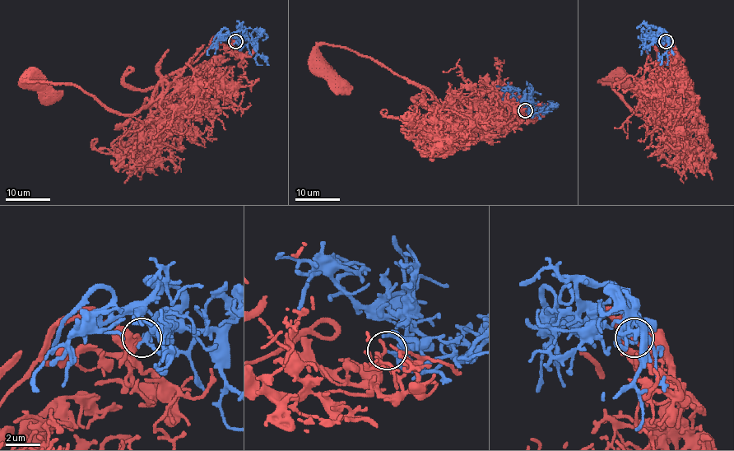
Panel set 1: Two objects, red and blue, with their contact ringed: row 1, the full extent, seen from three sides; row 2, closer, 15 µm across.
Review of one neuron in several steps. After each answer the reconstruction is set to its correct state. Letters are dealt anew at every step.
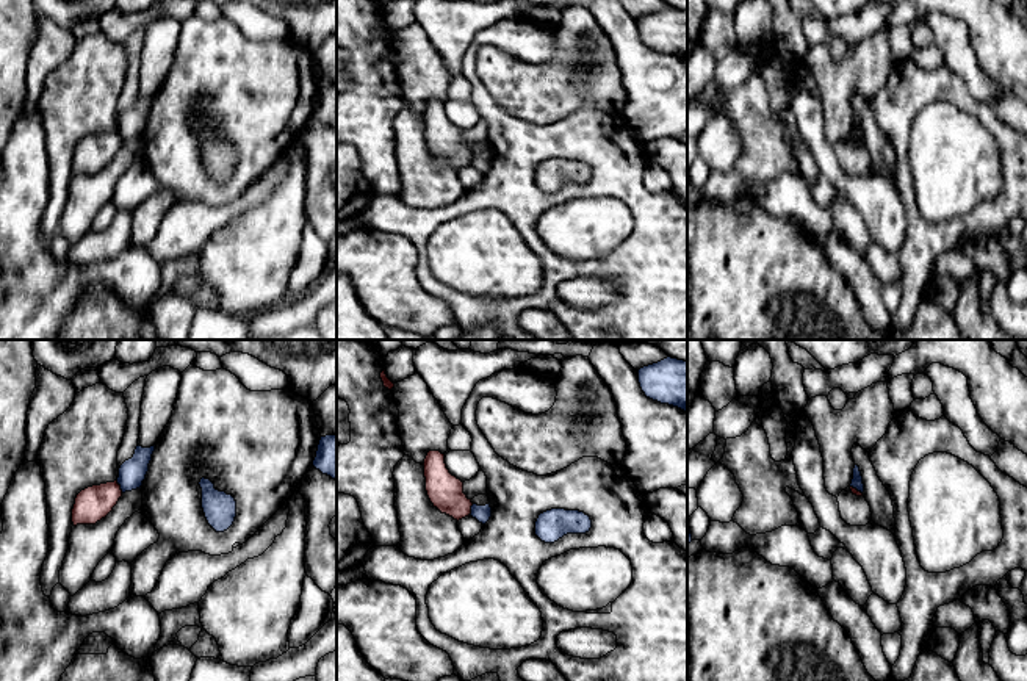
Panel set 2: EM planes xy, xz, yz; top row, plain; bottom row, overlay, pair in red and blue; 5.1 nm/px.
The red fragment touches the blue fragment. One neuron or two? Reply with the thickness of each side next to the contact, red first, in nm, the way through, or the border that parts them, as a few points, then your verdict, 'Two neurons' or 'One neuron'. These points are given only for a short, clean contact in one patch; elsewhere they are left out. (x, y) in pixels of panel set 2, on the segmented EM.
Thickness 180 nm (red) against 140 nm. Path across: xy (94, 503), (119, 487), (132, 473). One neuron

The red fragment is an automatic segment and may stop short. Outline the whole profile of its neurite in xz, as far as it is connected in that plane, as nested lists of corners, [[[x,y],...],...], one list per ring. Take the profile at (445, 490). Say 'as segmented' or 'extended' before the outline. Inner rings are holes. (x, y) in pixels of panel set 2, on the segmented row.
extended; [[[429,451],[424,459],[426,492],[441,513],[462,520],[468,515],[485,524],[492,517],[490,503],[485,506],[473,504],[463,493],[463,482],[452,476],[445,463],[445,454]]]

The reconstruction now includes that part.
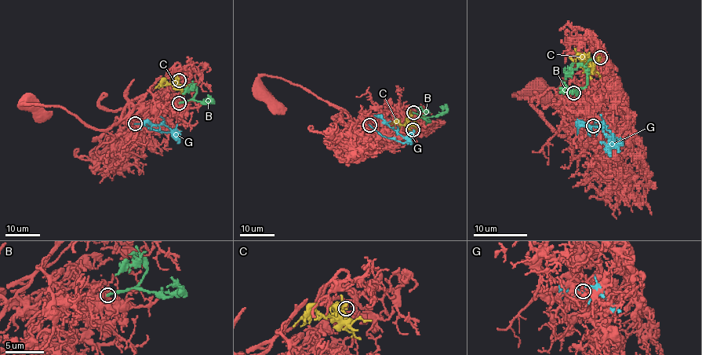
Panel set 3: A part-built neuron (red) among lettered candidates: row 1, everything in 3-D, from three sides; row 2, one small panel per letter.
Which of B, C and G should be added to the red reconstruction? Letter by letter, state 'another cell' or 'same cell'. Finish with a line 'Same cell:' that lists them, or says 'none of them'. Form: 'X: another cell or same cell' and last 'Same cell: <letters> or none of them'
B: another cell
C: same cell
G: another cell
Same cell: C

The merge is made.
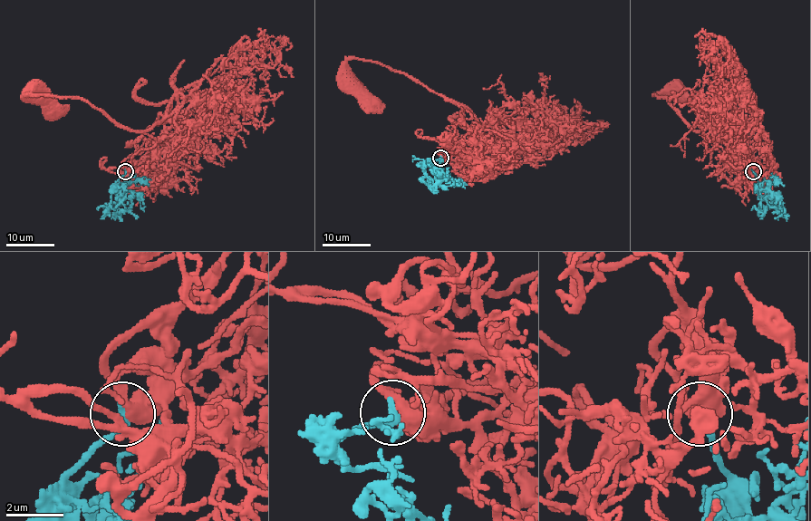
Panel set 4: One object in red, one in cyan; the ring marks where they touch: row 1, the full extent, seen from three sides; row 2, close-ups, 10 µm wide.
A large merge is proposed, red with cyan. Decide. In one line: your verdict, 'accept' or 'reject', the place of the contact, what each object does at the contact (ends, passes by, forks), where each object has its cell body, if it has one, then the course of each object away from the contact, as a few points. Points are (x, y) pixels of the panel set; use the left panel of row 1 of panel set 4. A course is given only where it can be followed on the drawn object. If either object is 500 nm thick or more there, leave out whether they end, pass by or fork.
accept; at (125, 171); red passes by; cyan ends there; cell body of red at (32, 91); no cell body on cyan; red runs (126, 171), (140, 171), (132, 157), (150, 149), (152, 138), (130, 131), (87, 102), (33, 91); cyan runs (125, 171), (116, 182), (116, 197), (120, 200), (115, 211), (129, 211), (138, 217), (136, 218)

